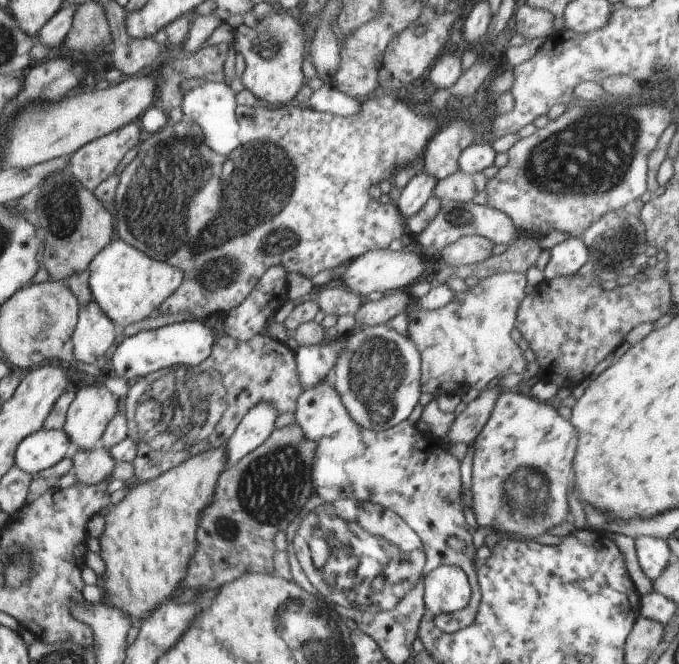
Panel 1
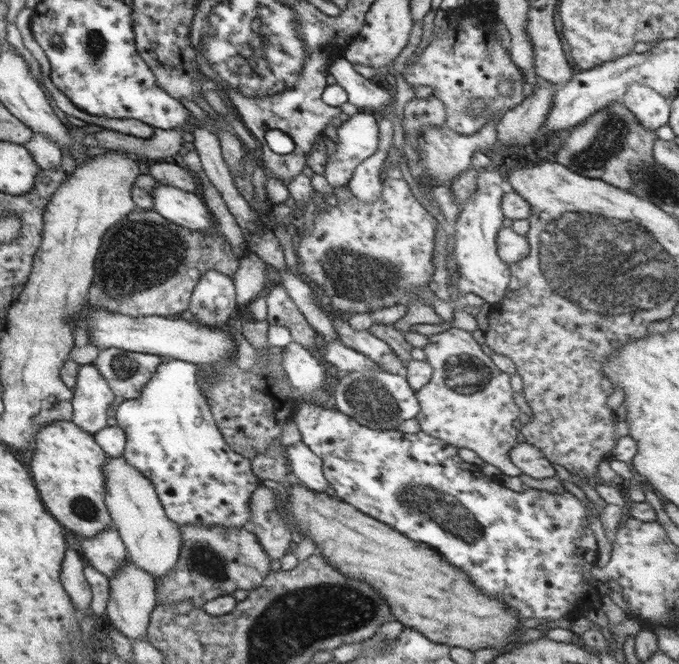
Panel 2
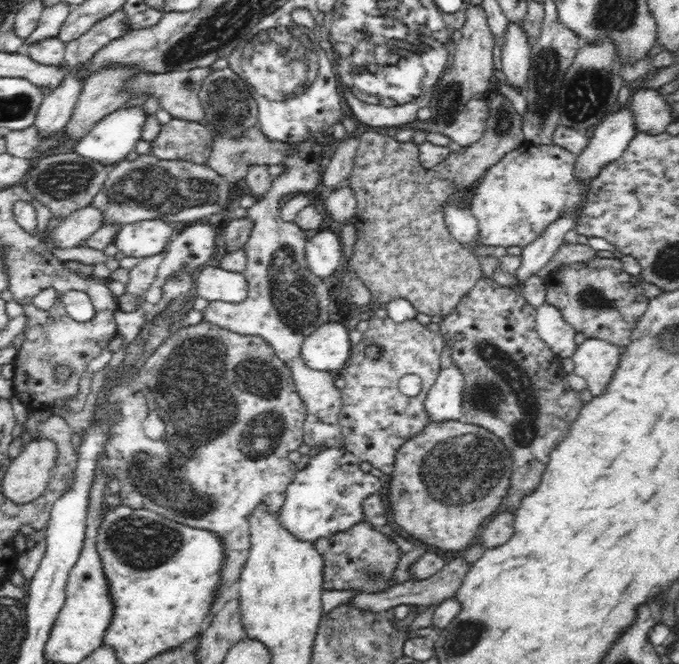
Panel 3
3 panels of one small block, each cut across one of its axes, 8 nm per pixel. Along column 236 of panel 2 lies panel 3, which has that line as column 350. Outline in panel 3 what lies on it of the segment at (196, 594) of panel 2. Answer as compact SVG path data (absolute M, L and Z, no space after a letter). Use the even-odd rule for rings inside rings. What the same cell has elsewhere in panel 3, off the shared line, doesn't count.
M365 521L354 525L332 536L315 540L314 548L324 561L324 590L361 590L366 593L377 593L396 584L390 580L400 560L400 543L372 528Z

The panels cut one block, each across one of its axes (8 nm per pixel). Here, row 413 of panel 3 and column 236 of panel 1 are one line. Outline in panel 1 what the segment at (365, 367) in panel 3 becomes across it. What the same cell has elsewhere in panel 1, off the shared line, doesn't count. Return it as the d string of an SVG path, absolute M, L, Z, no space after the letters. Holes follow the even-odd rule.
M267 332L247 341L224 335L216 339L210 356L201 366L178 365L150 374L132 385L125 400L128 418L127 437L137 443L138 452L133 460L134 481L148 482L164 474L196 454L210 448L220 448L232 436L243 416L256 404L268 402L279 415L294 412L302 384L296 372L295 353L286 343L272 338Z

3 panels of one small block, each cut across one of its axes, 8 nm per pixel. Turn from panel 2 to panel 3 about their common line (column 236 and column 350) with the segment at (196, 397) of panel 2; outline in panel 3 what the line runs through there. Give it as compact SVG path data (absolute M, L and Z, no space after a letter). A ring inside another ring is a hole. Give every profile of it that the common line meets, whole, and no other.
M346 446L340 448L320 448L310 454L308 464L296 473L292 484L286 491L285 501L278 512L278 521L291 532L298 540L314 542L315 540L332 536L364 521L363 504L365 498L373 495L382 488L378 477L370 475L360 469L361 460L358 460Z

